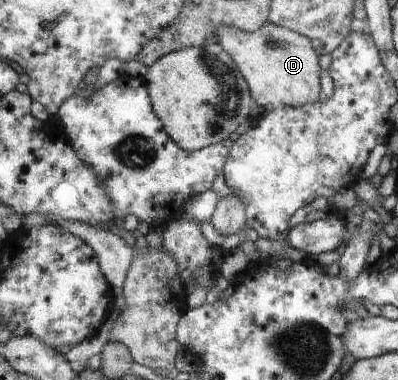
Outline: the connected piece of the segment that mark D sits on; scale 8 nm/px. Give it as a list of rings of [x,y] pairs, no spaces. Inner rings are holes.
[[[270,22],[264,23],[262,28],[251,33],[228,25],[220,25],[215,33],[217,42],[243,73],[252,98],[259,105],[299,107],[318,101],[320,64],[317,50],[312,48],[313,44],[310,44],[307,36]]]

